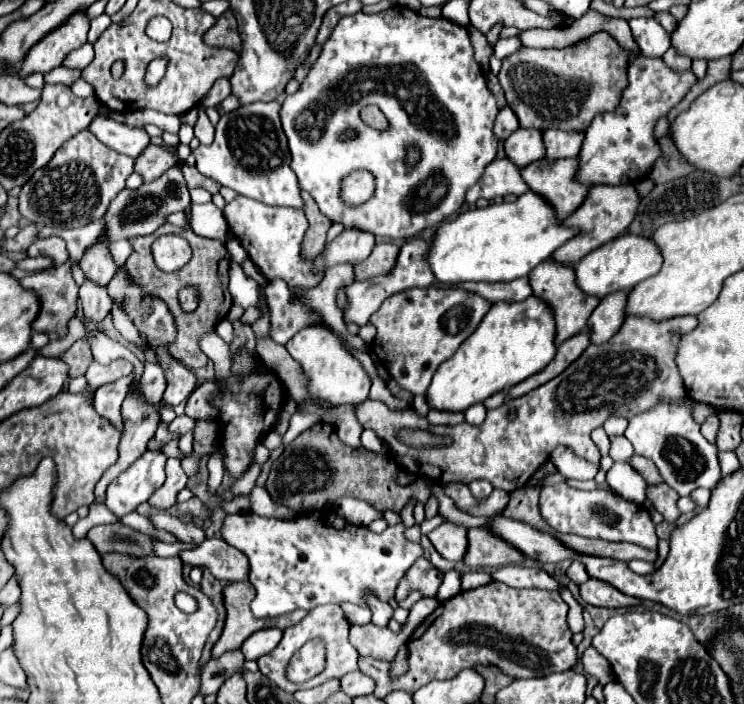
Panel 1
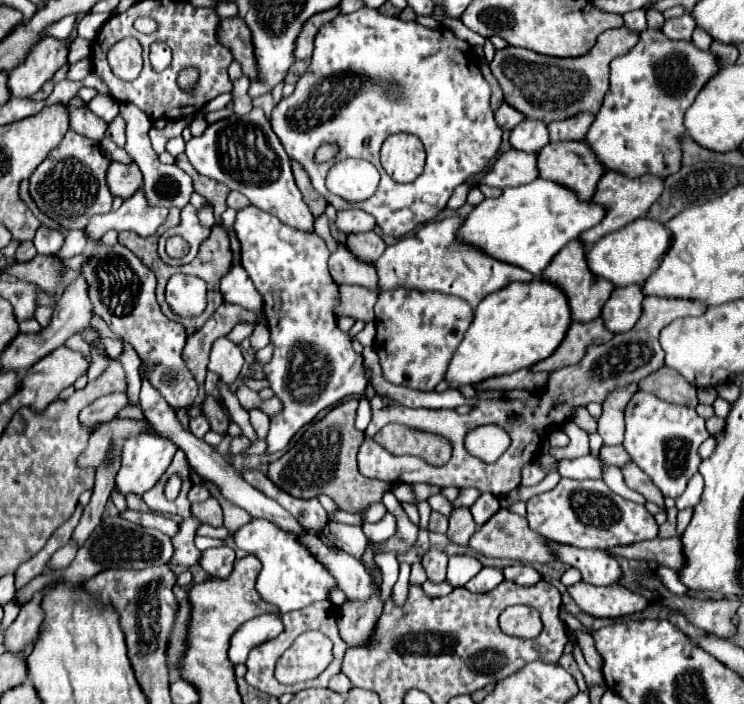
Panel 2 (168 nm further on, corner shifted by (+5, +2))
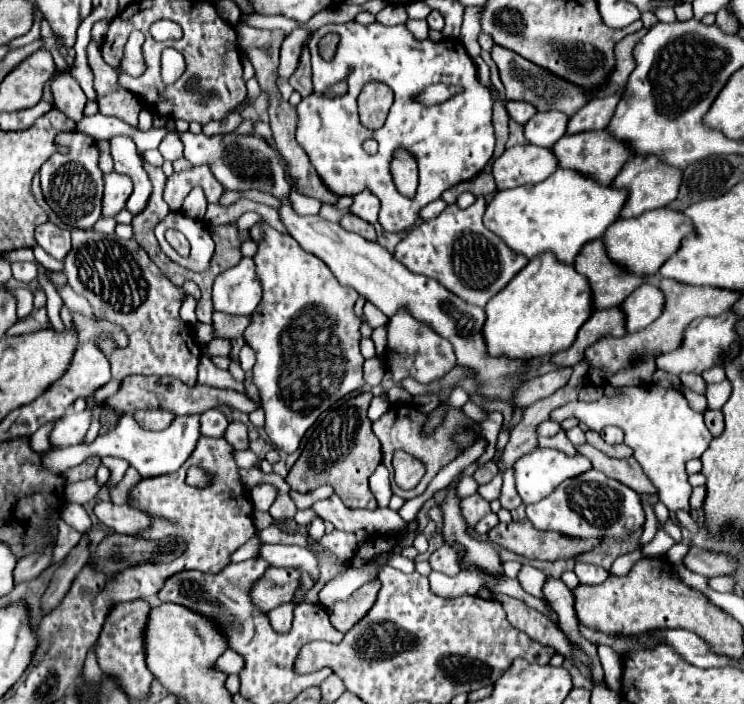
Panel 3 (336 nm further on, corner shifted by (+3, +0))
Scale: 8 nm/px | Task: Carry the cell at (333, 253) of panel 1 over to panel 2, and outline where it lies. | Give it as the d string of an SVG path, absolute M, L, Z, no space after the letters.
M345 209L345 211L337 213L335 225L345 235L347 233L361 233L361 231L371 231L375 227L375 217L371 217L363 209Z

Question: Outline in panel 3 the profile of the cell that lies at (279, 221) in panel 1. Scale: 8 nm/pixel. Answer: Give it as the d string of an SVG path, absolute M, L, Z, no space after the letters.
M259 223L263 229L263 239L257 243L255 273L263 287L263 299L251 315L251 325L245 331L245 341L255 349L257 363L253 367L253 383L261 393L261 407L265 411L265 431L271 443L285 453L293 453L307 429L317 421L317 417L327 411L335 401L345 395L365 387L363 381L363 357L359 353L359 325L361 321L353 313L357 301L357 291L337 283L329 267L321 263L315 255L309 255L299 243L267 223Z

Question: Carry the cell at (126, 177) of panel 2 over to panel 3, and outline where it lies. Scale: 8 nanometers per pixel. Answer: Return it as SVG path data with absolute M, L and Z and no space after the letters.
M107 173L105 177L105 195L103 195L103 217L113 217L121 209L125 209L125 203L129 195L133 193L133 181L127 175L121 173Z

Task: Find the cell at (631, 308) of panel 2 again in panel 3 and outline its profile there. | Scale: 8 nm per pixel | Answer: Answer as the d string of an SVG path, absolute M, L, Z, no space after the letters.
M643 283L619 307L621 307L621 311L625 311L627 331L629 333L641 331L661 315L663 293L653 283Z

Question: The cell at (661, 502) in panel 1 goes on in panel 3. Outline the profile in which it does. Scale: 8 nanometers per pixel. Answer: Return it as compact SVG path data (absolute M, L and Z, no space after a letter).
M589 443L577 447L577 451L585 457L589 457L589 461L593 463L593 469L603 471L607 477L617 479L619 483L625 483L639 495L657 495L657 491L653 491L653 483L649 483L649 479L645 479L645 473L641 471L641 467L637 467L637 461L633 457L613 459L613 457L603 455Z

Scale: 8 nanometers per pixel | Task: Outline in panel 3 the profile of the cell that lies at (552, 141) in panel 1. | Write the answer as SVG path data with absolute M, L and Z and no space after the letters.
M621 91L609 97L593 99L585 107L581 107L575 115L569 117L567 123L567 135L583 133L583 131L601 131L607 127L609 119L613 117L613 111L621 99Z

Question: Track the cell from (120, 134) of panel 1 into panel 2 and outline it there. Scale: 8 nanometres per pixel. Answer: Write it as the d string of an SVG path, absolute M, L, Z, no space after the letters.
M67 105L69 111L69 127L77 131L79 135L91 137L93 141L101 141L105 137L107 123L99 119L89 107L71 107Z

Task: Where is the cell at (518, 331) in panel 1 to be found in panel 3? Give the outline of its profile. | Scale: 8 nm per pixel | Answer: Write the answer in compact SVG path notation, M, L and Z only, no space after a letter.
M551 253L539 255L513 277L513 283L485 305L485 347L493 357L507 355L509 359L521 361L555 355L575 341L575 335L589 319L591 309L591 289L587 279L571 265L559 263Z

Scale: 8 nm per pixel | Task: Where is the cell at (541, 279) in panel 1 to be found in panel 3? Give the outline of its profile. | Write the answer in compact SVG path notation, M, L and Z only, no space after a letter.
M601 239L589 241L577 253L573 267L577 273L587 277L595 309L617 307L629 293L633 293L641 283L645 283L645 279L613 265L605 253Z

